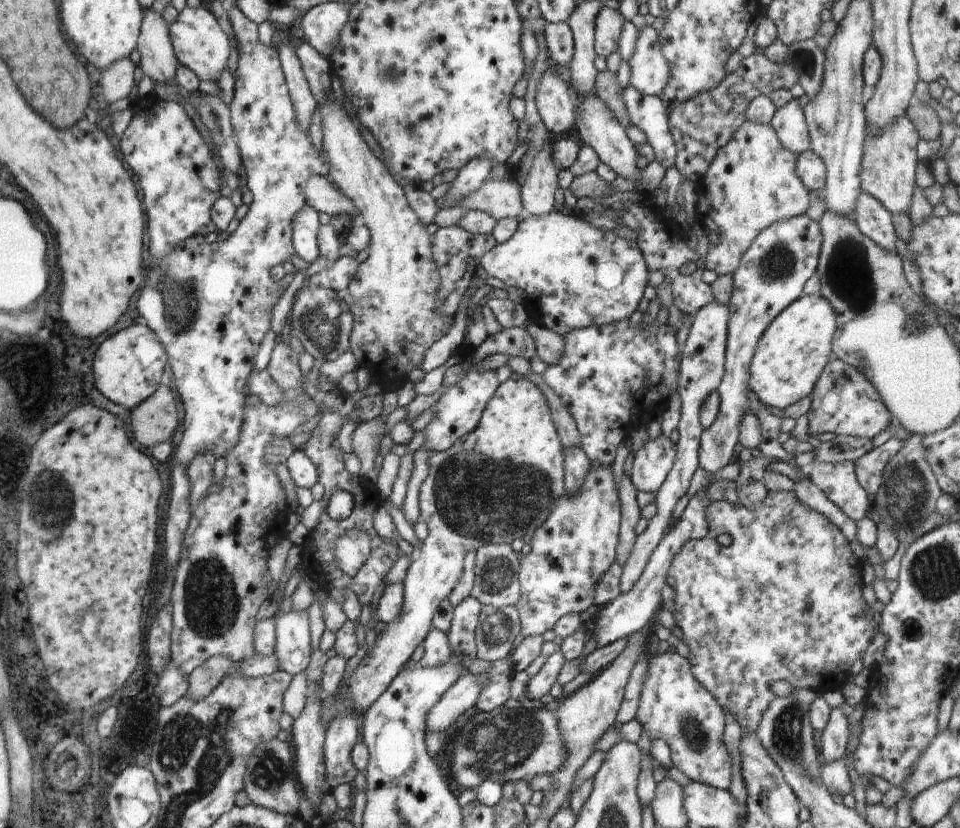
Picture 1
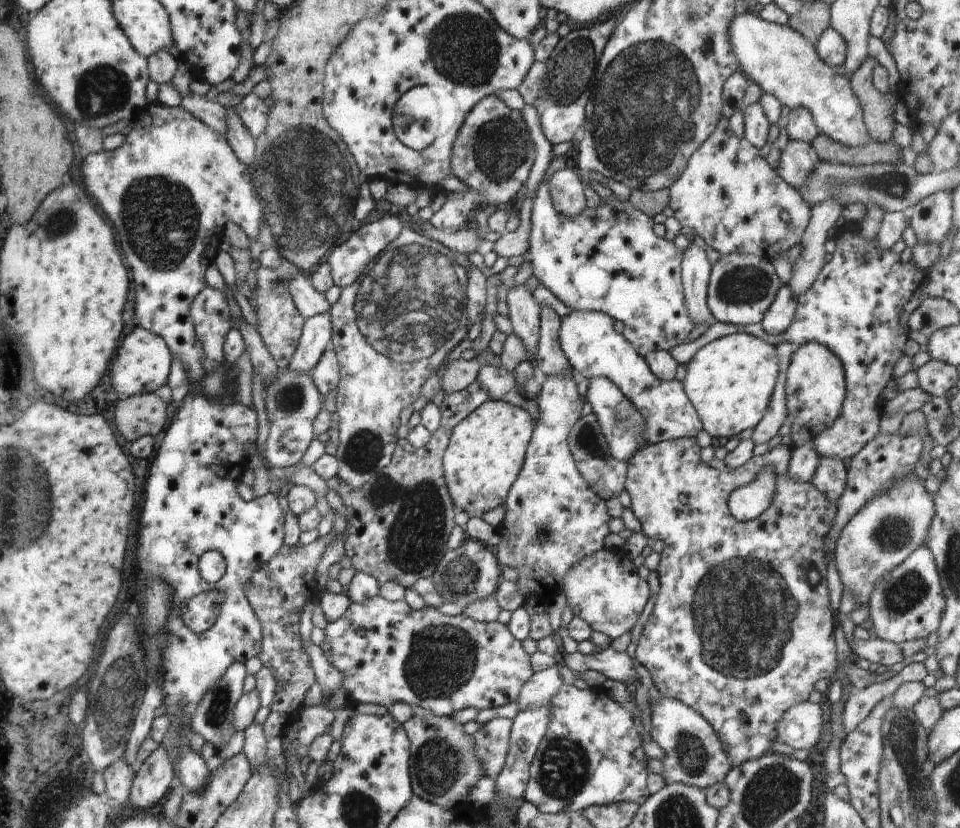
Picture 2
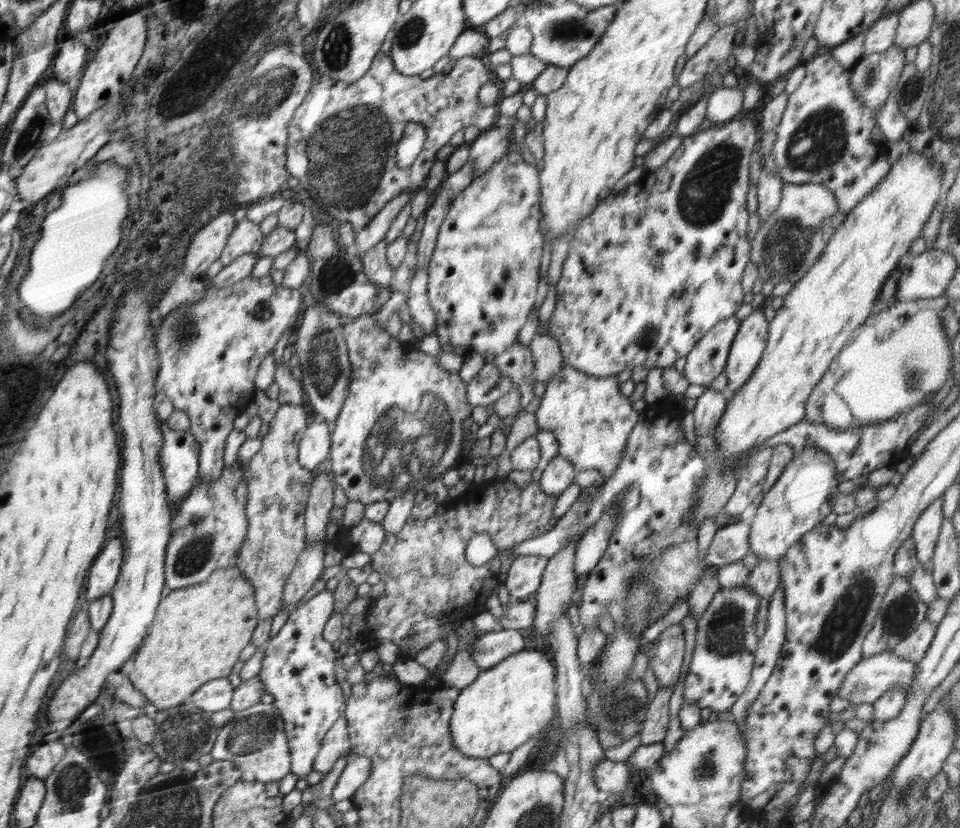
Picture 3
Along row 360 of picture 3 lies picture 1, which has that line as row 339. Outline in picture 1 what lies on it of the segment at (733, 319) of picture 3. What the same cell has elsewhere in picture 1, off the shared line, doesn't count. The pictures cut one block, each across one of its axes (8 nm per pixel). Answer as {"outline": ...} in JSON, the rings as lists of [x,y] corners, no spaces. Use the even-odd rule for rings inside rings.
{"outline":[[[716,301],[703,306],[696,314],[690,327],[689,335],[684,342],[679,364],[679,377],[677,392],[681,398],[681,417],[675,431],[675,444],[677,453],[673,467],[670,469],[663,485],[657,490],[655,503],[656,514],[648,521],[647,528],[635,538],[633,549],[630,551],[626,562],[623,564],[620,590],[627,593],[633,588],[640,578],[645,564],[651,557],[658,543],[662,540],[664,532],[668,529],[668,522],[672,521],[672,510],[676,503],[688,490],[692,475],[699,466],[700,437],[705,429],[700,422],[700,409],[704,399],[713,391],[717,390],[725,371],[725,348],[728,336],[728,321],[730,318],[728,305],[722,306]]]}

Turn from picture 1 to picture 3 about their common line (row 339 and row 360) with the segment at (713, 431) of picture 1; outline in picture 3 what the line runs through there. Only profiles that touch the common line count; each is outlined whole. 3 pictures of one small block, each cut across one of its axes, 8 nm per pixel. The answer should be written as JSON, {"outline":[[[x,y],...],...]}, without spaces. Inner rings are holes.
{"outline":[[[754,309],[741,321],[724,369],[728,384],[721,392],[726,398],[732,398],[750,380],[766,348],[768,332],[769,323],[762,311]]]}

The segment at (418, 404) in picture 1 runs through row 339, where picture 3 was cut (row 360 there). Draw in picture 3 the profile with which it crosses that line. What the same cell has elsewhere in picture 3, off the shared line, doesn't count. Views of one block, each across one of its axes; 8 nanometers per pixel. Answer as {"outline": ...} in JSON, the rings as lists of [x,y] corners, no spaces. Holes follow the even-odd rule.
{"outline":[[[515,342],[503,353],[486,357],[486,363],[492,363],[500,369],[502,375],[510,377],[516,389],[520,391],[520,406],[526,408],[533,398],[534,392],[534,360],[526,345]]]}

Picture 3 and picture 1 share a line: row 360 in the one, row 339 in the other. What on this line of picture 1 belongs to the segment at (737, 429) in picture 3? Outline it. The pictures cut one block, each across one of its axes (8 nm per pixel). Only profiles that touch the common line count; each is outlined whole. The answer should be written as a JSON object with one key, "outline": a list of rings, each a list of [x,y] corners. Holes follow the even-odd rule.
{"outline":[[[802,295],[788,305],[762,333],[749,364],[749,388],[767,408],[784,409],[806,396],[820,378],[823,368],[834,358],[832,341],[837,331],[836,315],[831,304],[820,295]]]}

